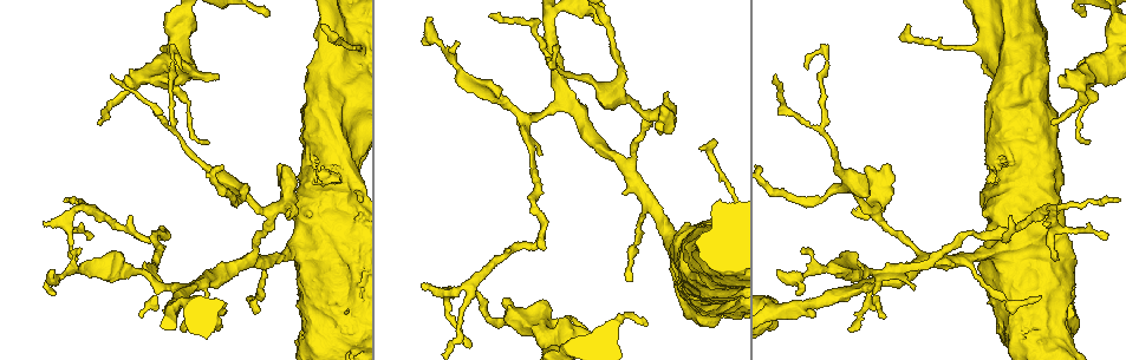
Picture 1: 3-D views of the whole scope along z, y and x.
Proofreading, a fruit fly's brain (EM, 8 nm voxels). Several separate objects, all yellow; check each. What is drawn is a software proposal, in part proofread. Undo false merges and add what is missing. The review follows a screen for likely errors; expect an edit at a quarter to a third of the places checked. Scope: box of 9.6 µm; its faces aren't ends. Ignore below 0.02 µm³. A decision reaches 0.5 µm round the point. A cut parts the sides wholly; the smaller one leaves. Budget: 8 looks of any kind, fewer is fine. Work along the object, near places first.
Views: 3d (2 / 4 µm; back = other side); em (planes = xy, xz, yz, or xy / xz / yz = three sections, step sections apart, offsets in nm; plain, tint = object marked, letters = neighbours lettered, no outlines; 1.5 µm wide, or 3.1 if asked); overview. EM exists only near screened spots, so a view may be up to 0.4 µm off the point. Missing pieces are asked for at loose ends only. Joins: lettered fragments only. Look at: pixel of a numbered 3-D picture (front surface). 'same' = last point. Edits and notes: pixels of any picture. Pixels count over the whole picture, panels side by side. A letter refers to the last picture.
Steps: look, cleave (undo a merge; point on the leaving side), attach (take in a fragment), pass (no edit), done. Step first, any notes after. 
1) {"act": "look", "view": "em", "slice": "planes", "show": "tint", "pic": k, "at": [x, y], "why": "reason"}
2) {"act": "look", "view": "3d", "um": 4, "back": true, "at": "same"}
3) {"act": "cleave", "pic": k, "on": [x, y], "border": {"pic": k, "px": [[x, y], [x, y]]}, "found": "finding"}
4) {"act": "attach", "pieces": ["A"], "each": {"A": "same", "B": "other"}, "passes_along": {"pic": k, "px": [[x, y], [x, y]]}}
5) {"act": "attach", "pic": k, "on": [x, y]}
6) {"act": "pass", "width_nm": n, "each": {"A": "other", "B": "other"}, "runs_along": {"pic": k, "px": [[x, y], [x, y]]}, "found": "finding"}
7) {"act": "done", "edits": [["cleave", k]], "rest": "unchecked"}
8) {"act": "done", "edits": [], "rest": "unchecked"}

{"act": "look", "view": "em", "slice": "planes", "show": "letters", "pic": 1, "at": [198, 285], "why": "two arms in line, one across"}

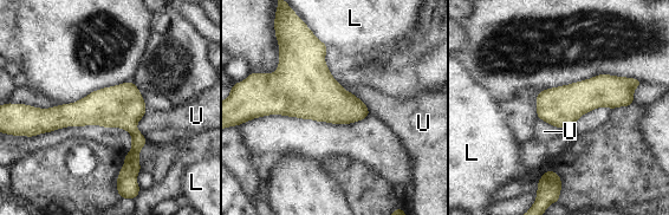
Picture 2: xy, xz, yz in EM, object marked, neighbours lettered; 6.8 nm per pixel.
{"act": "pass", "longest_contact_nm": ["U", 300], "each": {"L": "other", "U": "other"}, "runs_along": {"pic": 2, "px": [[37, 113], [117, 115], [135, 134], [137, 169]]}, "found": "one cell here"}

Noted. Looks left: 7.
{"act": "look", "view": "3d", "um": 4, "pic": 1, "at": [1043, 223], "why": "thin end"}

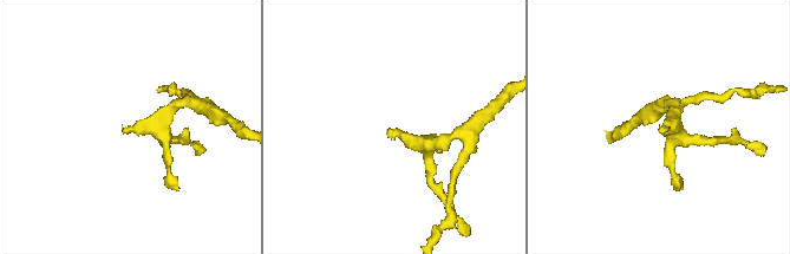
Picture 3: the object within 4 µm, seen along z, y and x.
{"act": "look", "view": "em", "slice": "planes", "show": "tint", "pic": 3, "at": [661, 128], "why": "shape alone is not enough"}

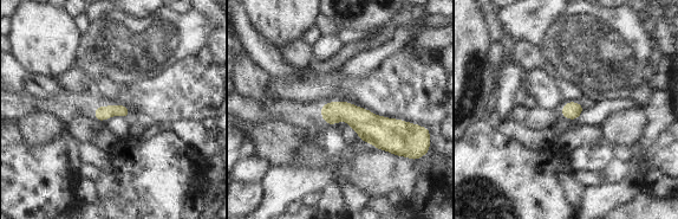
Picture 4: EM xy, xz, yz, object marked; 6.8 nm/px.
{"act": "look", "view": "em", "slice": "planes", "show": "letters", "at": "same", "why": "see the neighbours"}

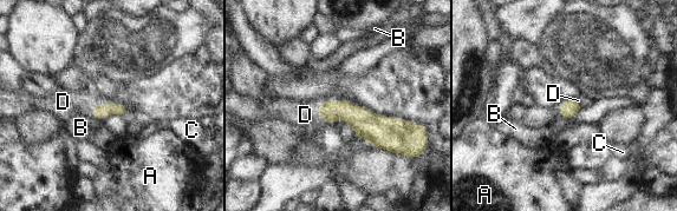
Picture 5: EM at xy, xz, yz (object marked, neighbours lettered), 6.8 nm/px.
{"act": "attach", "pieces": ["D"], "each": {"A": "other", "B": "other", "C": "other", "D": "same"}, "passes_along": {"pic": 5, "px": [[364, 123], [329, 123], [305, 114]]}, "found": "the cell continues"}

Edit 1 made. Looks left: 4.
{"act": "look", "view": "overview", "why": "see it whole again"}

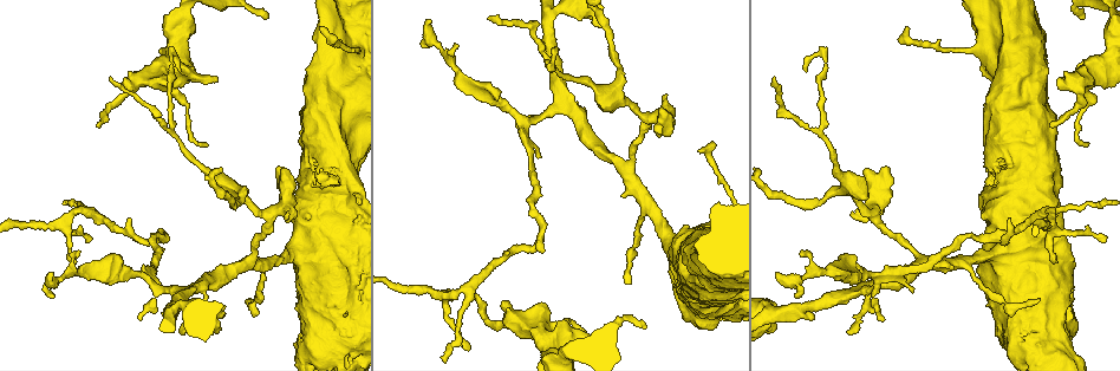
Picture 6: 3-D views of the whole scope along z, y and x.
{"act": "look", "view": "3d", "um": 4, "pic": 6, "at": [215, 78], "why": "an open end"}

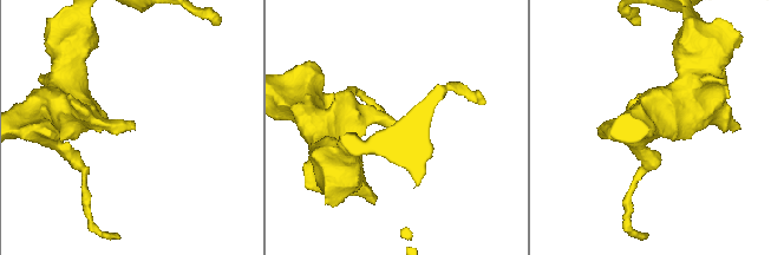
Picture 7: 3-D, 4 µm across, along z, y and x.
{"act": "look", "view": "em", "slice": "planes", "show": "letters", "pic": 7, "at": [131, 126], "why": "need the tissue"}

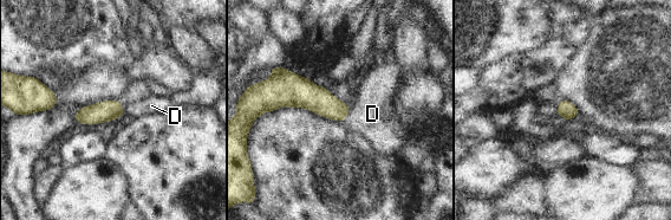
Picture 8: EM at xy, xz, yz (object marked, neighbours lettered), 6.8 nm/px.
{"act": "attach", "pieces": ["D"], "each": {"D": "same"}, "passes_along": {"pic": 8, "px": [[314, 98], [347, 114], [372, 114]]}, "found": "it goes on there"}

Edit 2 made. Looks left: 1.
{"act": "done", "edits": [["attach", 5], ["attach", 8]], "rest": "unchecked"}

